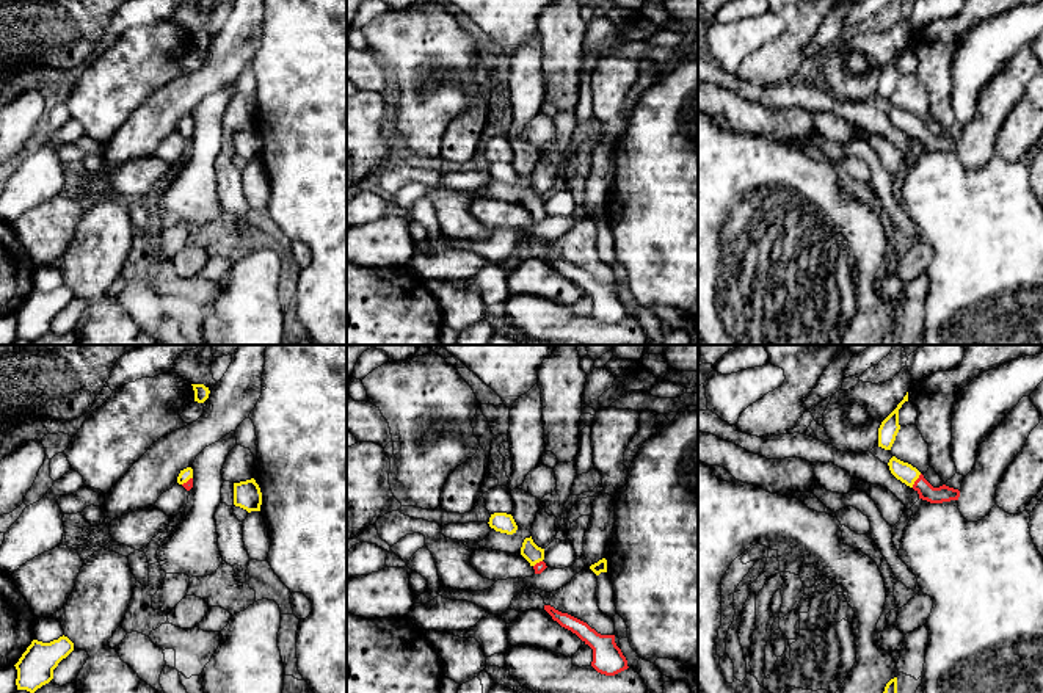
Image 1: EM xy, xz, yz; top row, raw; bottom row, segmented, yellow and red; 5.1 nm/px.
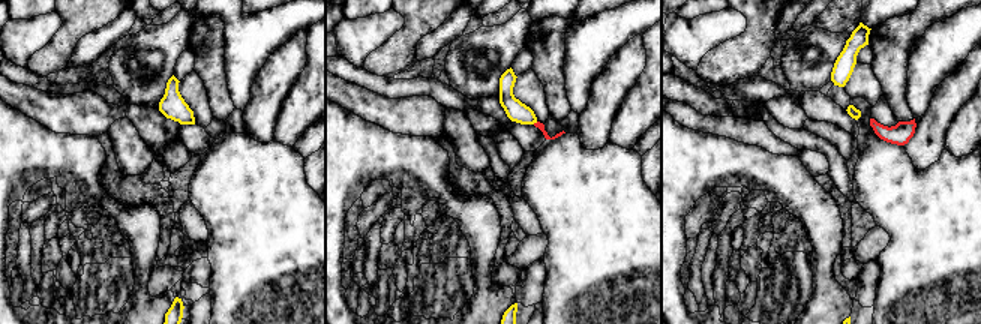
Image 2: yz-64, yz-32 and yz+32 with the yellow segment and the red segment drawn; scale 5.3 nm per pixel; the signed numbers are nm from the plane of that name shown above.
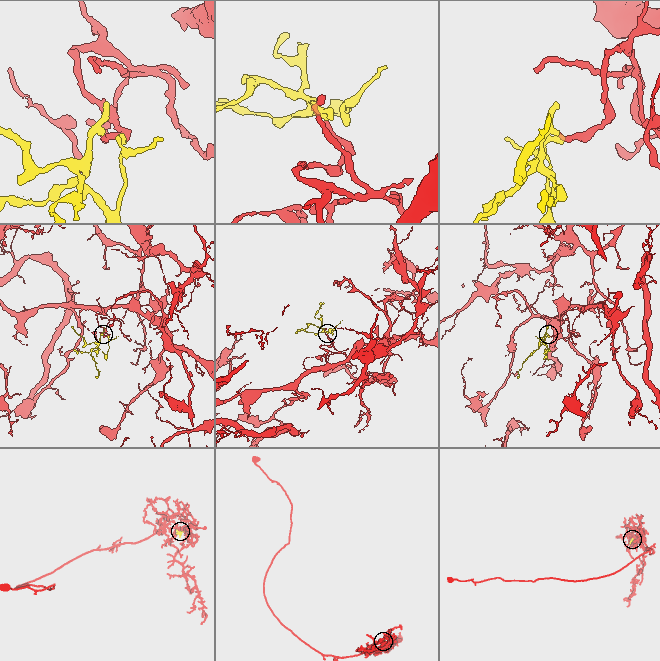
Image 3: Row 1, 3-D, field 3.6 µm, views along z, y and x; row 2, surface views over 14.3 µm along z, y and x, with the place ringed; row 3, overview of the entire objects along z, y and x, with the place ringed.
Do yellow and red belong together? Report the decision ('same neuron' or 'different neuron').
same neuron

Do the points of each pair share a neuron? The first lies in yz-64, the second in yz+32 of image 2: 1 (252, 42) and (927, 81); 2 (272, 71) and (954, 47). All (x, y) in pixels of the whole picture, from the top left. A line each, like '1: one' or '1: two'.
1: one
2: two

